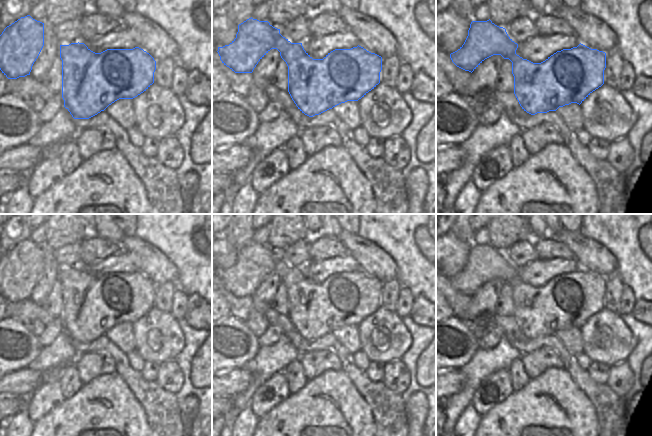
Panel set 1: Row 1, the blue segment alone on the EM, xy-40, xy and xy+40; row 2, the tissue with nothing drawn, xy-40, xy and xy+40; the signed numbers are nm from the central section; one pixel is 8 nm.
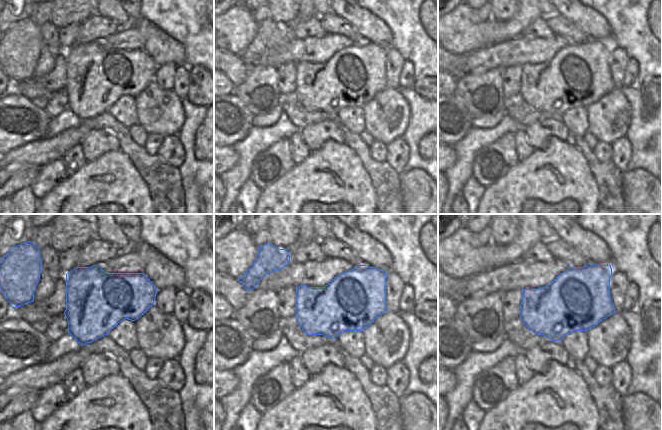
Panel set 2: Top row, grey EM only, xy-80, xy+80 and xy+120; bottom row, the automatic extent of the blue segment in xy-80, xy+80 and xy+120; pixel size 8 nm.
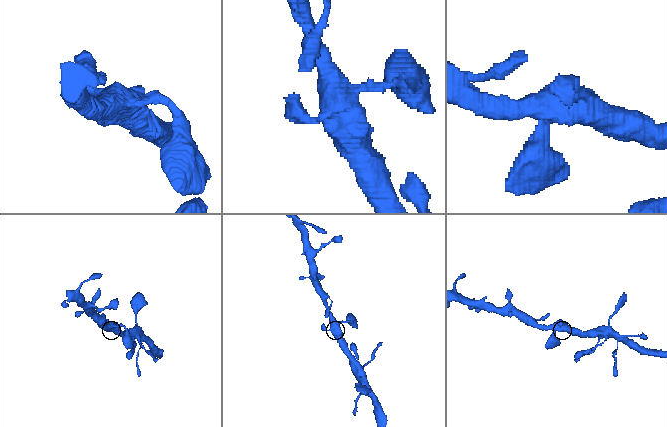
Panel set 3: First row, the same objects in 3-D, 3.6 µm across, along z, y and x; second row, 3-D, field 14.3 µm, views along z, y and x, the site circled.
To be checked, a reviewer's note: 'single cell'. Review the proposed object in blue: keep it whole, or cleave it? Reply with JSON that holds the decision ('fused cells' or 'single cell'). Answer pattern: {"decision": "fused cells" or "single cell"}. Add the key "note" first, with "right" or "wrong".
{"note": "right", "decision": "single cell"}

